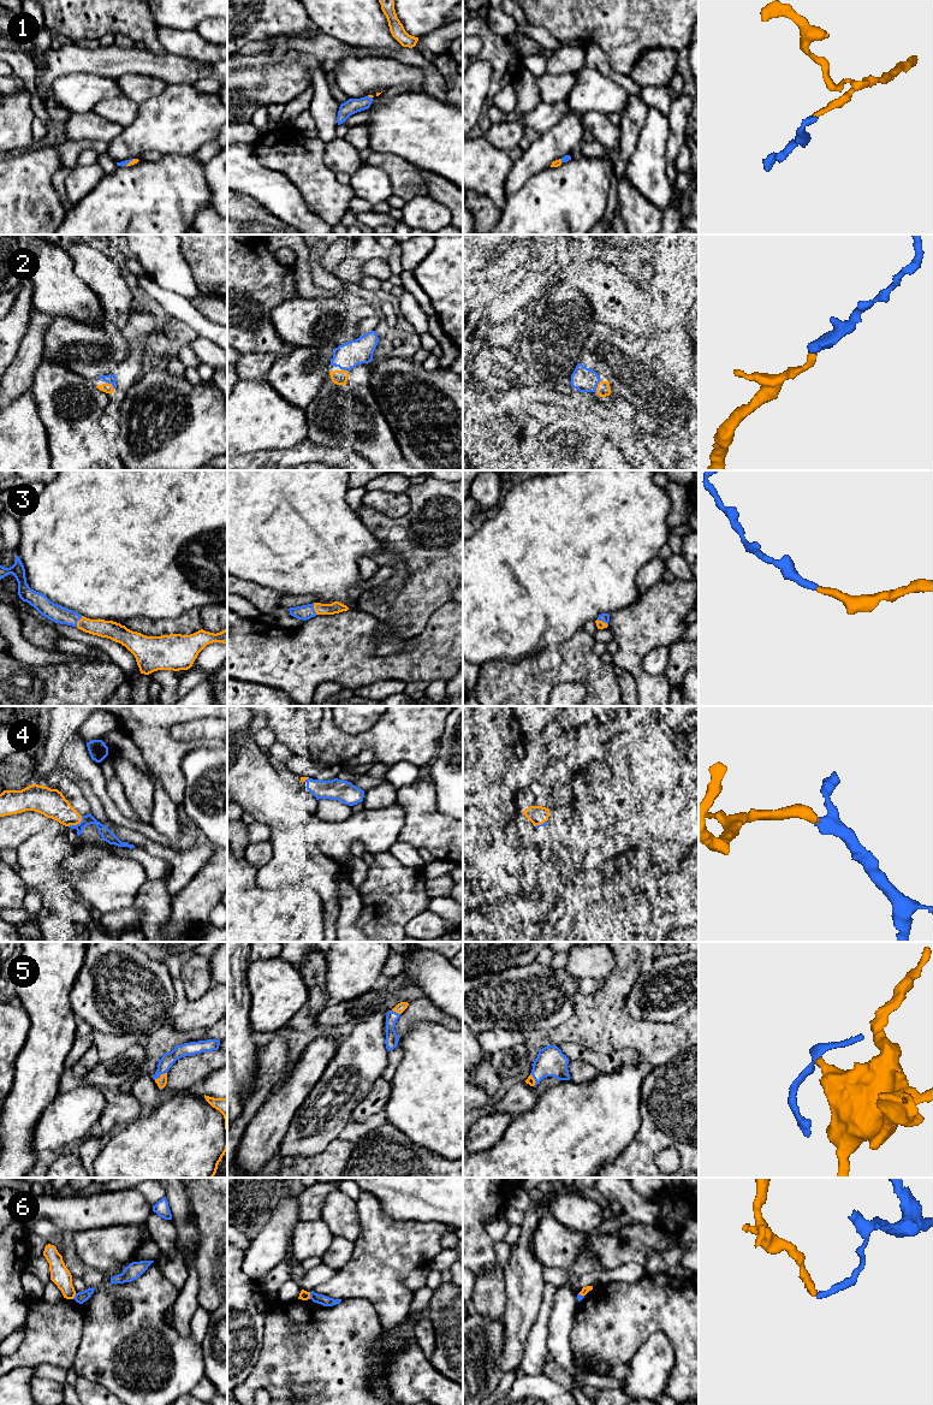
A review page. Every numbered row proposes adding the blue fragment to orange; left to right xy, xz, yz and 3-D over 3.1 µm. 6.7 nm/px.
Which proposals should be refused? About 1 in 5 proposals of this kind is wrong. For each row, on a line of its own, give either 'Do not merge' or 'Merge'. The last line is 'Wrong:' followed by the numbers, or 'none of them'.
1: Merge
2: Merge
3: Merge
4: Merge
5: Merge
6: Do not merge
Wrong: 6

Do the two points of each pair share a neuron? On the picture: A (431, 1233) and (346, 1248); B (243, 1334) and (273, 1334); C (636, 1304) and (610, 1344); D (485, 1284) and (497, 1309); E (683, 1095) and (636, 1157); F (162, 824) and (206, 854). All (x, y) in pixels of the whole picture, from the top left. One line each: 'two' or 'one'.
A: two
B: two
C: one
D: one
E: one
F: two

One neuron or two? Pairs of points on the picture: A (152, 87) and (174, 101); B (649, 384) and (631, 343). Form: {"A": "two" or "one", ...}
{"A": "two", "B": "one"}

